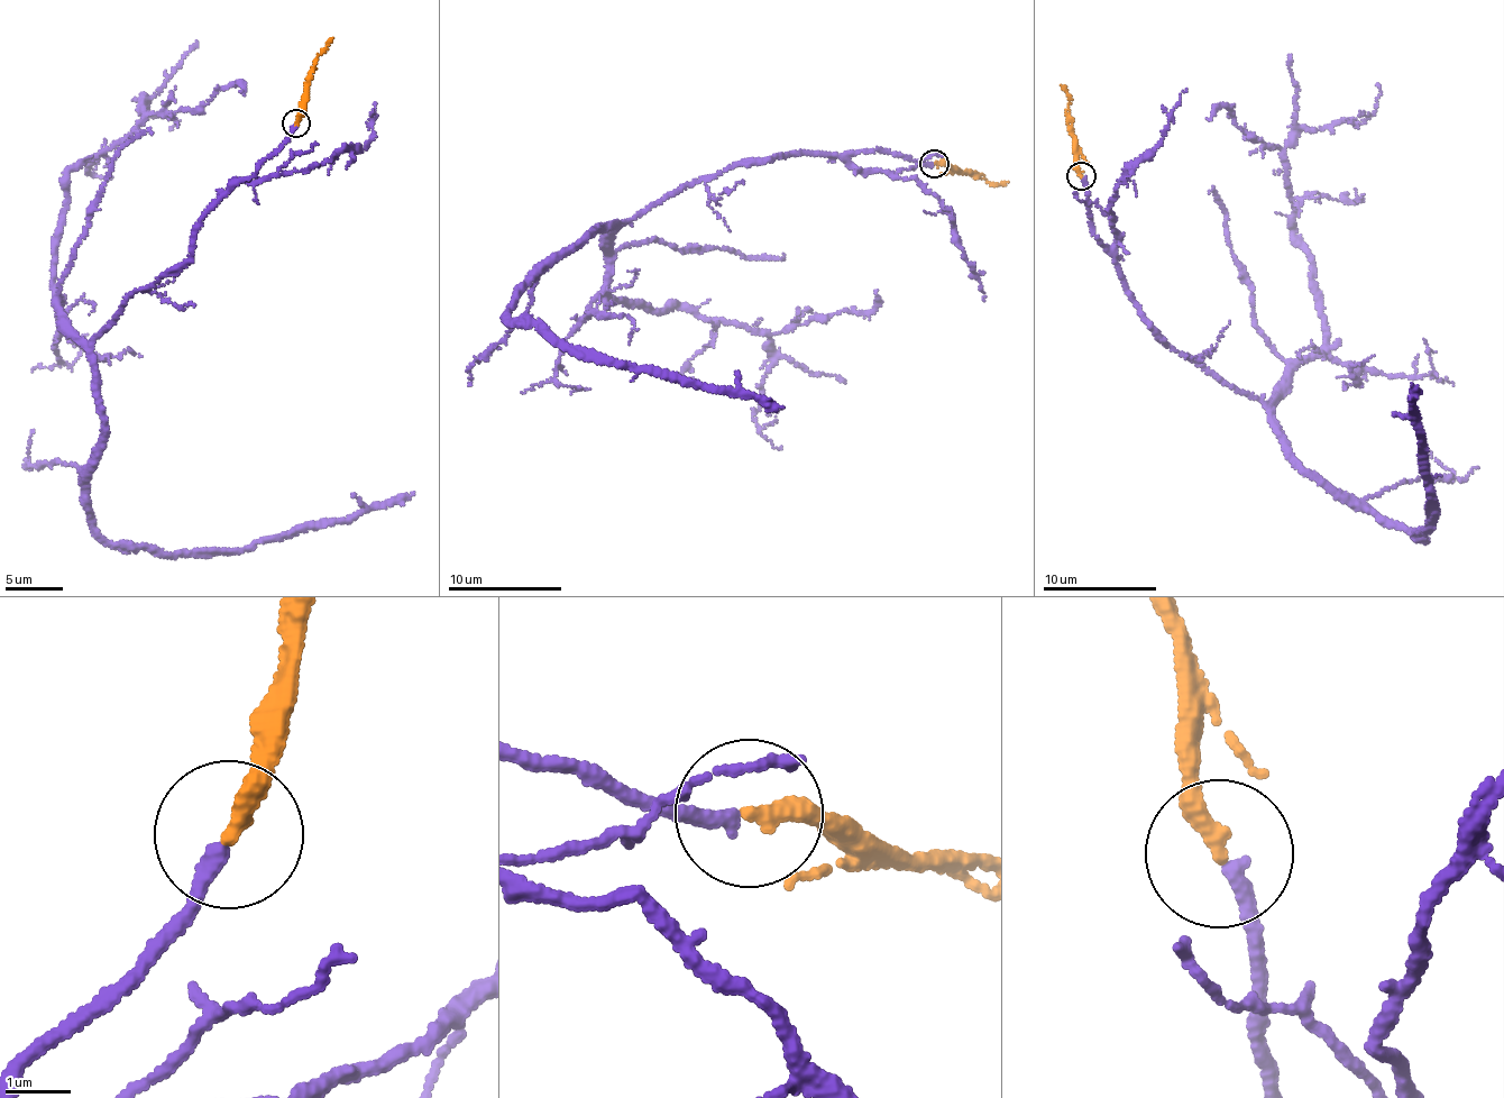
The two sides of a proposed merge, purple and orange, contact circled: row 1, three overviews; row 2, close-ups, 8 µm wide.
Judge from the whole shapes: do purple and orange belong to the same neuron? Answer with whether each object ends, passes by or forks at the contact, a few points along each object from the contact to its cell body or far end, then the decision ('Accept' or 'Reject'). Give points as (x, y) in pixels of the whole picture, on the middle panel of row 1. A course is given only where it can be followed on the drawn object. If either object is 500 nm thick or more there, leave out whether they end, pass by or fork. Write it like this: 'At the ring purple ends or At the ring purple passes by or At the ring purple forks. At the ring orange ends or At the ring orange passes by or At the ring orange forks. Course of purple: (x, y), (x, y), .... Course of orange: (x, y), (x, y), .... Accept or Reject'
At the ring purple ends. At the ring orange ends. Course of purple: (933, 163), (804, 149), (686, 183), (624, 222), (601, 223), (507, 314), (783, 408). Course of orange: (934, 164), (981, 179), (1008, 182). Accept

